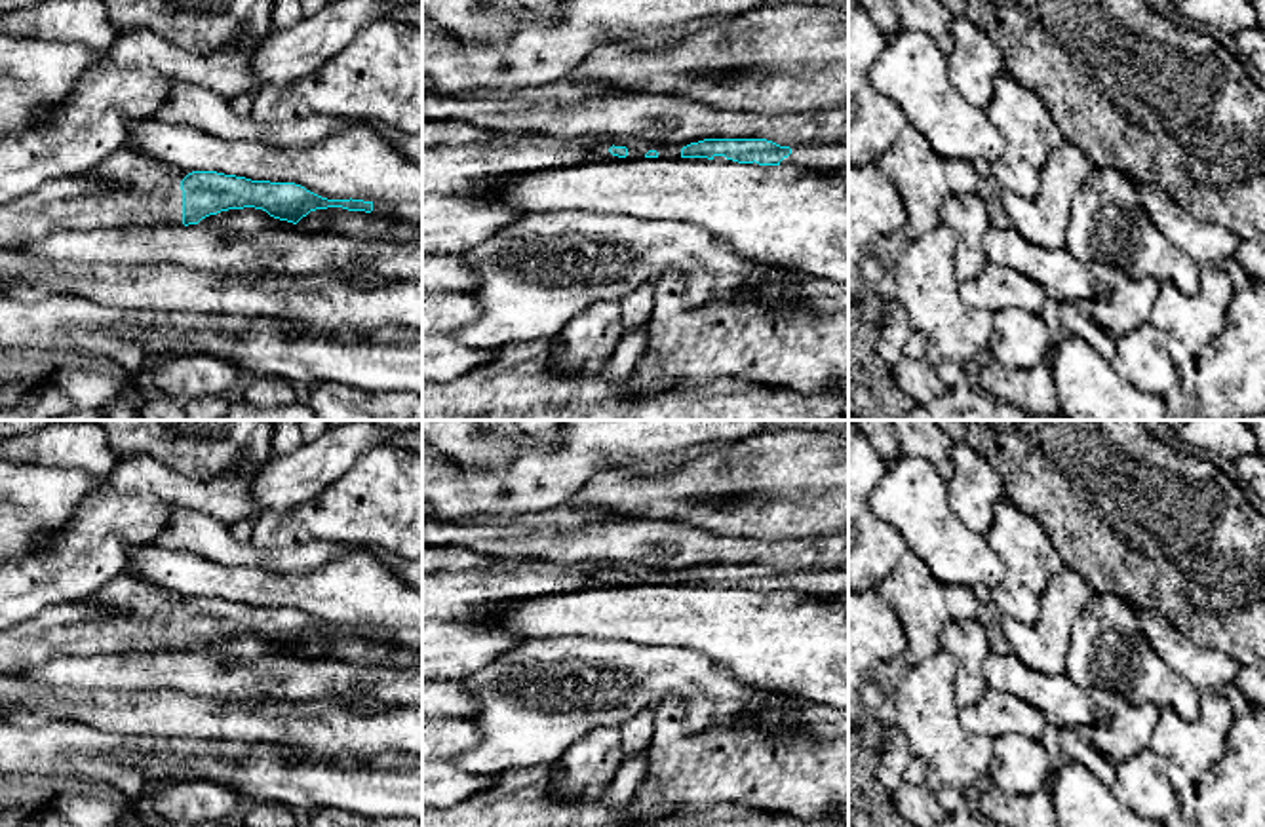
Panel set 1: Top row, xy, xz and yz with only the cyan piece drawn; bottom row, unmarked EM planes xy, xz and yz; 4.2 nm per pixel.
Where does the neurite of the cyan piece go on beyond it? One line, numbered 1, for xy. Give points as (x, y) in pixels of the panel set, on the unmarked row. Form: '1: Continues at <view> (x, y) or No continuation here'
1: Continues at xy (126, 615)

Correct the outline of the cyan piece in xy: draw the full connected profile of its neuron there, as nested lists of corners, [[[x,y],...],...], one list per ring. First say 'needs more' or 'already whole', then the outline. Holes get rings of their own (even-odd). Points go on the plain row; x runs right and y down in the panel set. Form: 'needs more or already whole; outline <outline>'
needs more; outline [[[129,570],[93,597],[59,603],[0,631],[0,677],[17,677],[55,656],[198,650],[228,635],[255,633],[297,650],[316,635],[365,637],[422,656],[420,631],[327,625],[295,608],[185,597],[137,580]]]

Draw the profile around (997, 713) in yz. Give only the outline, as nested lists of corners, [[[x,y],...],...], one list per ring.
[[[987,688],[983,698],[972,707],[961,707],[963,726],[980,736],[1001,738],[1004,734],[1023,734],[1041,740],[1046,719],[1027,702]]]

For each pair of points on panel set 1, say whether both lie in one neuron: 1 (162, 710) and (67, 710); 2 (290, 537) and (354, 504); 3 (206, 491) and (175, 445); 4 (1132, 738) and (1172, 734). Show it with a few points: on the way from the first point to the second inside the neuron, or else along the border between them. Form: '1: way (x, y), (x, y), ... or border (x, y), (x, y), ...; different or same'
1: way (139, 710), (90, 710); same
2: way (305, 523), (339, 514); same
3: border (156, 457), (200, 478), (225, 476), (238, 462); different
4: border (1161, 710), (1148, 748); different

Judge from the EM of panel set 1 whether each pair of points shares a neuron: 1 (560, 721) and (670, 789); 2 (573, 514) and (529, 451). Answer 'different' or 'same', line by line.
1: different
2: different

